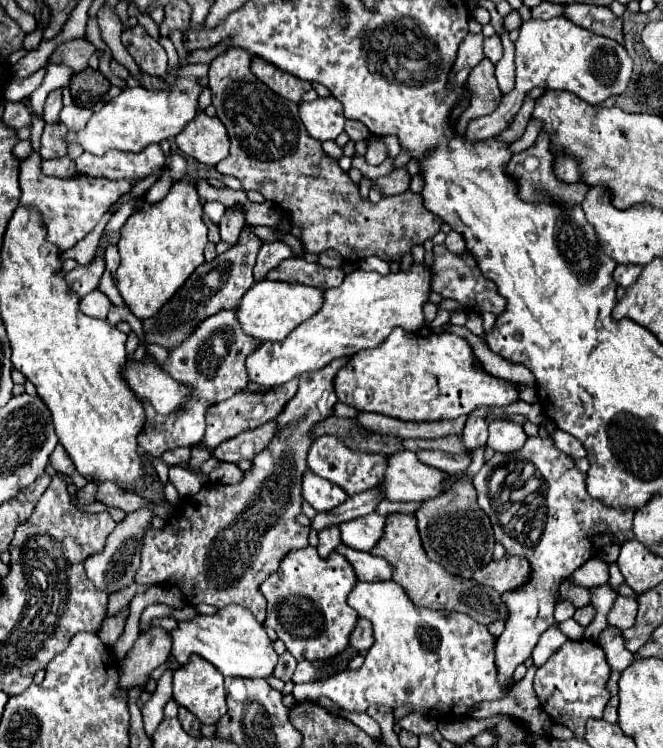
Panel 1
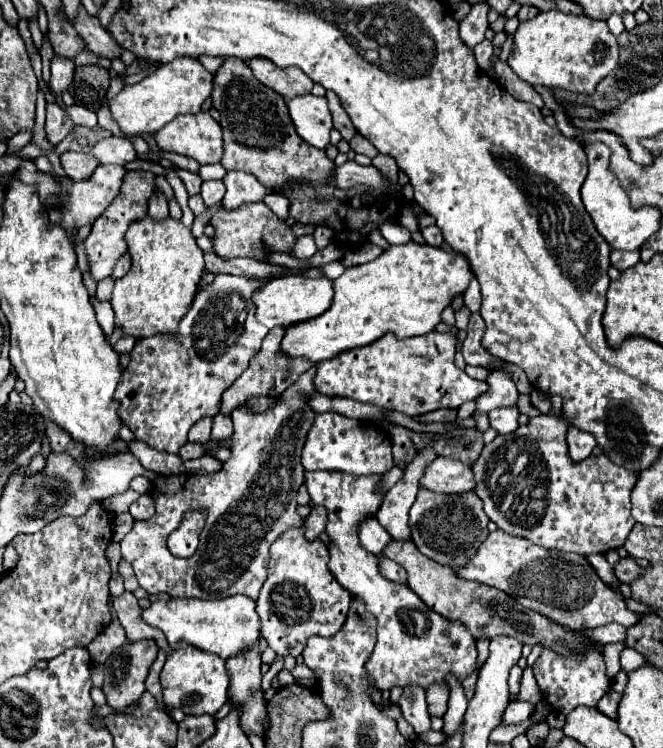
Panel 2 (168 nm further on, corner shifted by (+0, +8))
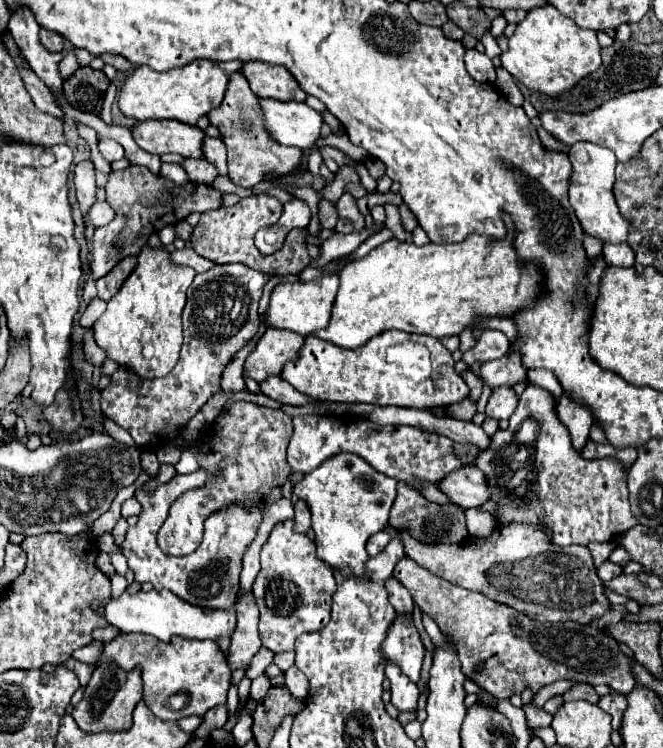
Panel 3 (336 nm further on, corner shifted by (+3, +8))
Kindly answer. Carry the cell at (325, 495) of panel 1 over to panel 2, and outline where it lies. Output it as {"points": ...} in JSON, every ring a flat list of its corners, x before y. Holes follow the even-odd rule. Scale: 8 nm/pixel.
{"points":[[309,471,305,473,305,485,311,497,313,505,323,505,327,509,327,527,325,533,331,537,331,543,327,545,329,549,329,571,333,577,353,595,361,597,367,605,367,611,371,611,377,619,377,645,367,661,367,673,375,679,379,689,393,689,393,687,405,687,405,685,421,685,427,687,433,681,445,683,447,673,455,673,459,681,463,681,469,673,475,671,477,663,477,649,475,649,475,639,471,633,459,623,459,621,447,621,445,617,437,615,431,611,407,585,399,585,393,581,387,581,379,573,379,557,369,553,367,549,361,547,357,539,359,523,363,519,373,517,377,513,377,507,381,507,385,489,377,489,381,483,381,477,377,475,343,475,343,471]]}

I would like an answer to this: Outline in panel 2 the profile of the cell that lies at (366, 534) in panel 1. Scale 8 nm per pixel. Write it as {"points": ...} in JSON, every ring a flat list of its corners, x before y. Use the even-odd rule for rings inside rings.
{"points":[[369,517,361,523,359,527,359,541,361,545,369,551,369,553,375,553,379,555,383,551,383,547,391,541,389,533,379,525,379,521,375,517]]}

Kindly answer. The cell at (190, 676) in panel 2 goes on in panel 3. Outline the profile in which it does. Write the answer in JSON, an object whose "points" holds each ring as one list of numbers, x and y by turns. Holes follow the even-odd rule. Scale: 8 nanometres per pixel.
{"points":[[122,633,112,643,104,645,102,661,116,661,122,669,142,667,144,701,152,713,164,721,178,721,182,717,202,717,216,705,226,705,230,689,230,667,224,653,212,641,188,641,184,637,172,637,170,643,160,643,154,637,142,633]]}

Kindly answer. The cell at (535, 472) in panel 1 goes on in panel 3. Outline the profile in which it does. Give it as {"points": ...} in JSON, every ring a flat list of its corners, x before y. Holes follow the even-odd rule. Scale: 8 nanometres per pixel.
{"points":[[528,383,518,409,510,417,510,429,496,431,490,445,480,451,476,467,486,475,490,499,498,503,496,519,500,525,540,525,556,545,612,541,616,535,622,535,638,523,628,501,628,471,614,457,584,459,578,455,570,431,558,421,554,407,556,401,546,389],[526,419,538,423,536,439,530,445,522,445,516,439,516,433]]}

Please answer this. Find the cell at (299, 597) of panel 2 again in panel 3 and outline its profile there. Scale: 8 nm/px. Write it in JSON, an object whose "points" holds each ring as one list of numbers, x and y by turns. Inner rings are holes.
{"points":[[292,521,276,523,260,555,262,571,254,583,254,597,260,609,260,639,274,653,294,651,294,641,302,633,318,631,328,625,336,579,326,563,316,557,316,545,308,535,294,531]]}

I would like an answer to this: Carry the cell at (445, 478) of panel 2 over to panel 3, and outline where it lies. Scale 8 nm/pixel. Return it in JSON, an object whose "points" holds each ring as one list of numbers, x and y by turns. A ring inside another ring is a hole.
{"points":[[474,465,454,469,444,479,438,481,438,489,452,503,456,503,464,509,480,507,482,503,488,501,488,489,484,483,484,473]]}

